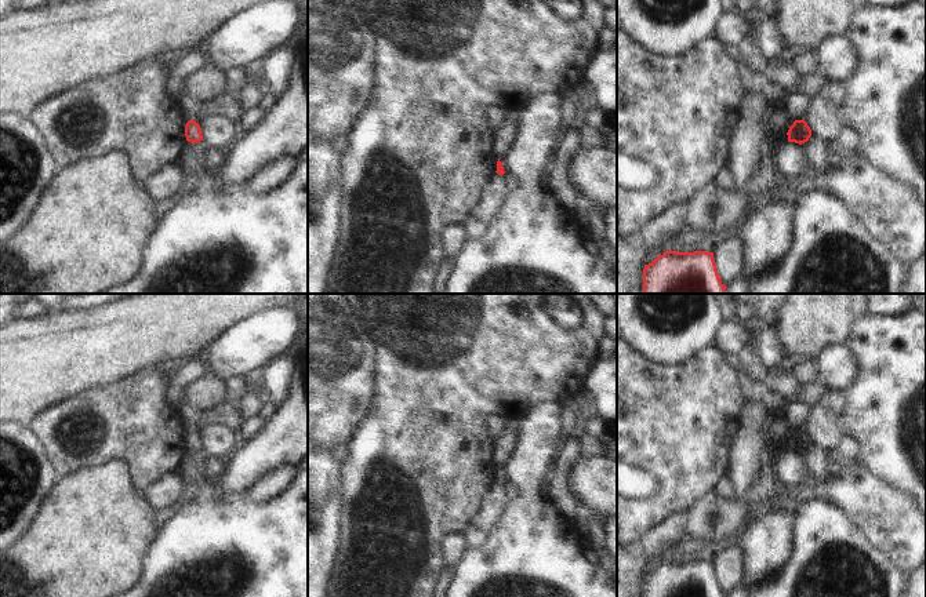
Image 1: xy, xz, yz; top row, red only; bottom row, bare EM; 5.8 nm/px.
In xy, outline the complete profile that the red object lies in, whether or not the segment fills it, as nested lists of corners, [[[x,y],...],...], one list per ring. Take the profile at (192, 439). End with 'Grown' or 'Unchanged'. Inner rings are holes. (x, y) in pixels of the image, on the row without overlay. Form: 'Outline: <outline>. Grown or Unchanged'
Outline: [[[189,429],[185,434],[185,445],[188,451],[197,452],[203,449],[201,437],[195,429]]]. Unchanged

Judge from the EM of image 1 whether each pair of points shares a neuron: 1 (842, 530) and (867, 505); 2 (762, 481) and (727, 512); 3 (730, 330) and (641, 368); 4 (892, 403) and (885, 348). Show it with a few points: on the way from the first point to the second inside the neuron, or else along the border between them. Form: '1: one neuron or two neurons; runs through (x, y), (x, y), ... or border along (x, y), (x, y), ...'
1: two neurons; border along (827, 498), (843, 512), (871, 545)
2: one neuron; runs through (756, 491), (737, 510)
3: two neurons; border along (714, 345), (723, 356)
4: one neuron; runs through (892, 389), (892, 361)

